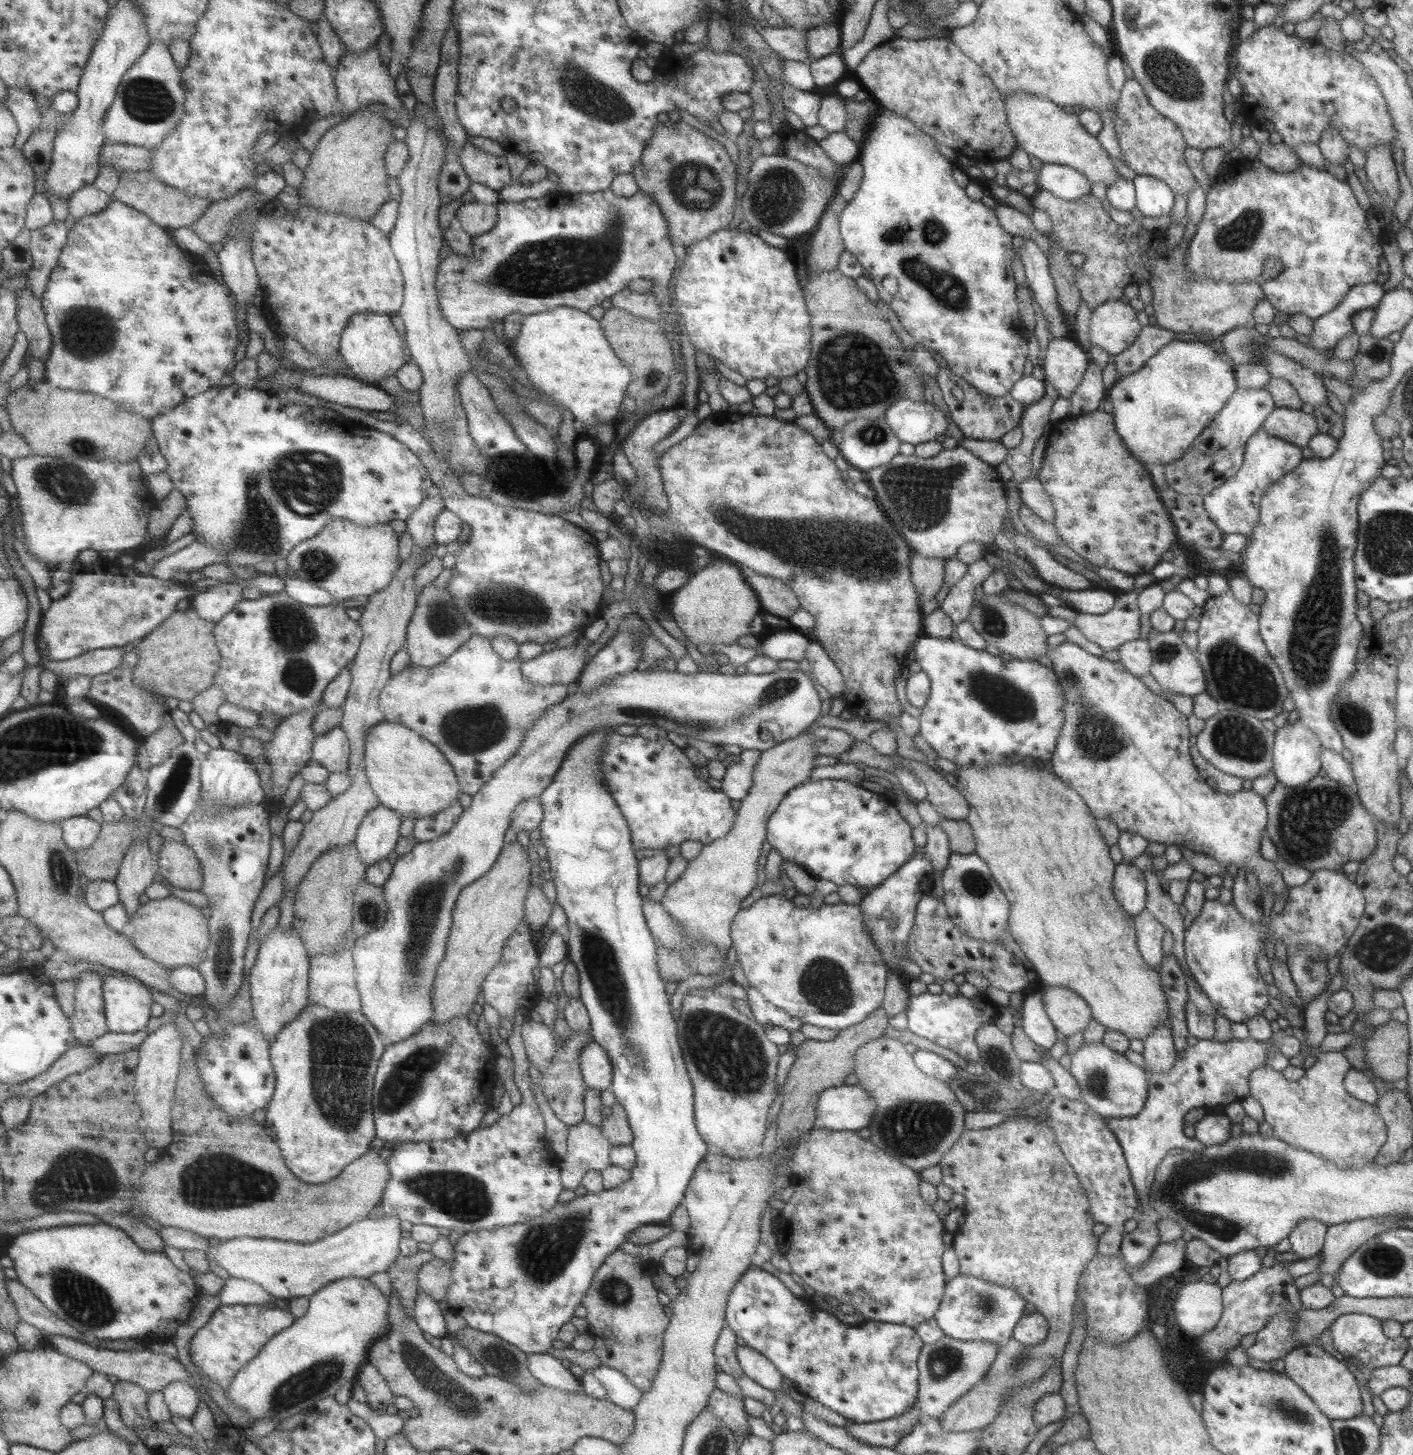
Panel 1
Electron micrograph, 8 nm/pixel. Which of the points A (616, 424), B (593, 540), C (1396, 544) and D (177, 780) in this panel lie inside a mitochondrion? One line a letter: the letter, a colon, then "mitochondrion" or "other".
A: other
B: other
C: mitochondrion
D: mitochondrion

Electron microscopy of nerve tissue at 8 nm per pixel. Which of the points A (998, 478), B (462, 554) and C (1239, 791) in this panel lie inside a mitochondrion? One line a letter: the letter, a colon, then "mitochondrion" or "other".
A: other
B: other
C: other

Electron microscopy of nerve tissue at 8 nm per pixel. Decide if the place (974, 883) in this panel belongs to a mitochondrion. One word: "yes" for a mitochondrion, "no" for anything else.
yes

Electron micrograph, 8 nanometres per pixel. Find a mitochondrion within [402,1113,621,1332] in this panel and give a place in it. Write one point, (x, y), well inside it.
(545, 1251)

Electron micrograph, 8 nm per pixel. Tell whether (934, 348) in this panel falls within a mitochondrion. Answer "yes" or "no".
no

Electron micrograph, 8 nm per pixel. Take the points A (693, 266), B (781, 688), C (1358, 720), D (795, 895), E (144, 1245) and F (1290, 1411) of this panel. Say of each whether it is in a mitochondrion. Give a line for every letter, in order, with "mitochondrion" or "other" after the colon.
A: other
B: mitochondrion
C: mitochondrion
D: other
E: other
F: mitochondrion

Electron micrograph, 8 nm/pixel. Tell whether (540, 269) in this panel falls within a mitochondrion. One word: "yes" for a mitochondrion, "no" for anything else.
yes

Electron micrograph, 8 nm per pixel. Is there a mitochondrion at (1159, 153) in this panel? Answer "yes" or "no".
no

